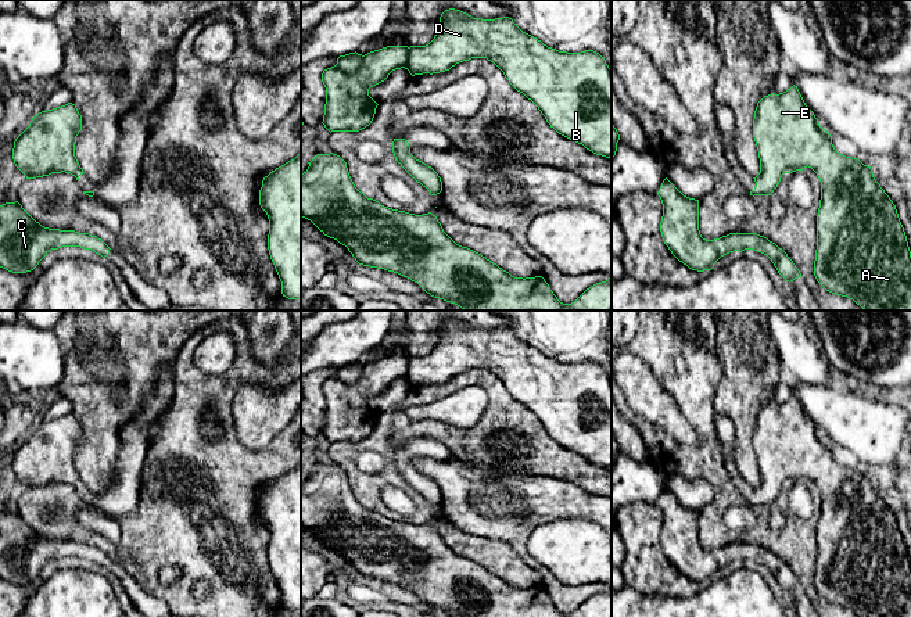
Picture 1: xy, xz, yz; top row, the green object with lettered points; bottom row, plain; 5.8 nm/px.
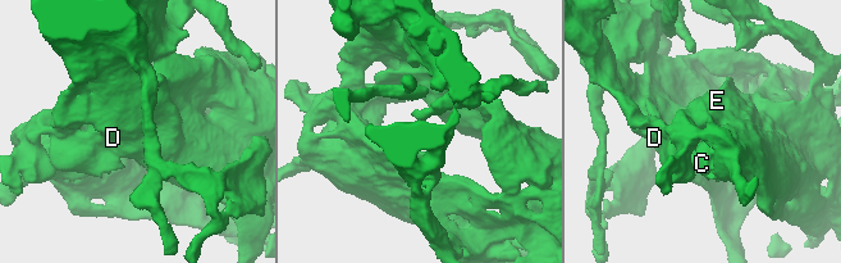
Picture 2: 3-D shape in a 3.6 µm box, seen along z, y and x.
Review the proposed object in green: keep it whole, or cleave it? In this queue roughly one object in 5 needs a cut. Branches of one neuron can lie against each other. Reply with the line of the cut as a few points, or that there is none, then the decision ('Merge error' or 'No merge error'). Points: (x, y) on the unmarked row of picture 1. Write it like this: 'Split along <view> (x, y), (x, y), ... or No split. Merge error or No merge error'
No split. No merge error

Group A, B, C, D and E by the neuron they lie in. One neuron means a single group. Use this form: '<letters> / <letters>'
A B C D E

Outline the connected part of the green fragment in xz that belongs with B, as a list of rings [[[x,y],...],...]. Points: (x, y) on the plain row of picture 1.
[[[455,319],[445,320],[441,324],[438,344],[426,356],[387,356],[365,366],[356,362],[340,366],[337,374],[322,384],[322,392],[326,398],[322,434],[330,444],[359,442],[372,434],[379,416],[369,406],[369,399],[384,392],[392,381],[405,379],[412,387],[433,385],[449,381],[456,374],[471,369],[487,369],[494,373],[503,383],[509,394],[538,417],[546,433],[559,445],[582,455],[596,466],[611,469],[611,380],[599,363],[593,360],[581,363],[559,362],[523,342],[509,327],[481,330]]]

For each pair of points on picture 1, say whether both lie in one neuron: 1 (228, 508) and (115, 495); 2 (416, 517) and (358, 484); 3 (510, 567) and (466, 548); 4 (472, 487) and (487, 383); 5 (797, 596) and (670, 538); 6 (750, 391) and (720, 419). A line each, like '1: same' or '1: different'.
1: different
2: same
3: same
4: different
5: same
6: different

